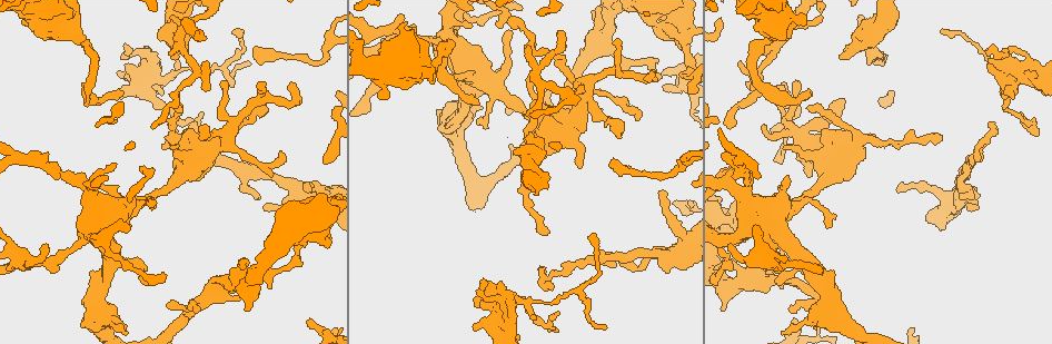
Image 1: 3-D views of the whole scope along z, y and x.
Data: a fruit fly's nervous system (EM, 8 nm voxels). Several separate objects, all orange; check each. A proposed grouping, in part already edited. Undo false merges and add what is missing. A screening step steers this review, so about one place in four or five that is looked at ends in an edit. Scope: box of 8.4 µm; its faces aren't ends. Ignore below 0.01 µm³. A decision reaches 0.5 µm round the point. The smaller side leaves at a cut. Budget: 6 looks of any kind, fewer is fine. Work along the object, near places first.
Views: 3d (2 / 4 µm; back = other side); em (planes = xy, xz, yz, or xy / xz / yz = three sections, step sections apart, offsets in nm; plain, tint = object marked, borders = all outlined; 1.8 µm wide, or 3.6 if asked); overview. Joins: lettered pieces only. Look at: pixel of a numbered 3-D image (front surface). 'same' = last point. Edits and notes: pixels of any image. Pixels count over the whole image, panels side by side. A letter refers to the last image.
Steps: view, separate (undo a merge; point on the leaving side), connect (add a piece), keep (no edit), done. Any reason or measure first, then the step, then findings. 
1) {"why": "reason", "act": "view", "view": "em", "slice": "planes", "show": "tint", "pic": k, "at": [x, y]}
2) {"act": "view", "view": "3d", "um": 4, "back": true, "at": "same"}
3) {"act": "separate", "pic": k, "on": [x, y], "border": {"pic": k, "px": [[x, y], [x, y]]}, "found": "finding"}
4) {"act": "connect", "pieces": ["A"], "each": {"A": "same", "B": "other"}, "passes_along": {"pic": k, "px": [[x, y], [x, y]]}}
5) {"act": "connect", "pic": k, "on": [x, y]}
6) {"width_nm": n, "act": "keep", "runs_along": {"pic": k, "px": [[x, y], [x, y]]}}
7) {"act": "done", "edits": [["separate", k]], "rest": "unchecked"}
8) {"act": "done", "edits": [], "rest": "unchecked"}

{"why": "sharp bend", "act": "view", "view": "3d", "um": 2, "pic": 1, "at": [989, 137]}

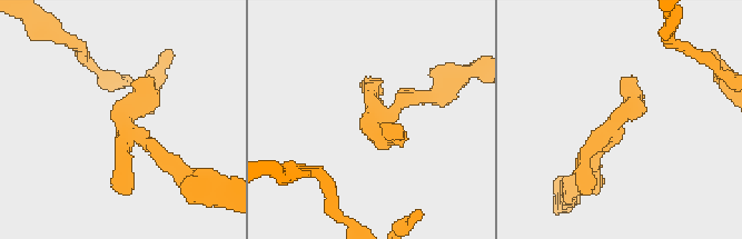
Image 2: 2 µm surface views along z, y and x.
{"act": "view", "view": "em", "slice": "xy", "step": 4, "show": "tint", "pic": 2, "at": [615, 126]}

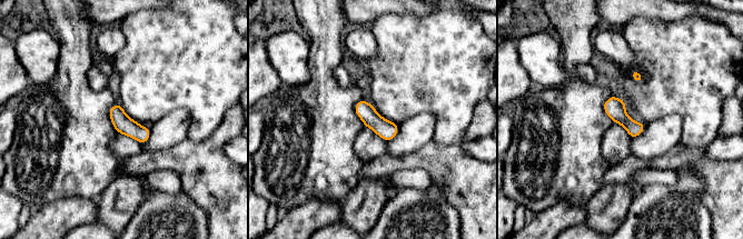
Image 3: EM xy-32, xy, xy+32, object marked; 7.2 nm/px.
{"why": "another direction", "act": "view", "view": "em", "slice": "planes", "show": "borders", "at": "same"}

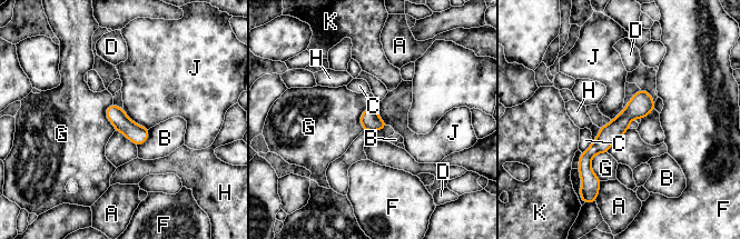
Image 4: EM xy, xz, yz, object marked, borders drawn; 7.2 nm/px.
{"width_nm": 140, "act": "keep", "each": {"A": "other", "B": "other", "C": "other", "D": "other", "F": "other", "G": "other", "H": "other", "J": "other", "K": "other"}, "border": {"pic": 4, "px": [[122, 109], [134, 121], [148, 129]]}, "found": "continuous, no second neuron"}

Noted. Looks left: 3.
{"why": "tapers out", "act": "view", "view": "em", "slice": "yz", "step": 16, "show": "borders", "pic": 1, "at": [896, 192]}

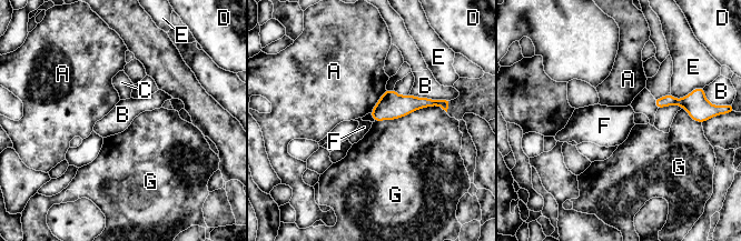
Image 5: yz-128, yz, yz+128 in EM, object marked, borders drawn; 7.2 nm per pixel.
{"longest_contact_nm": ["G", 550], "act": "keep", "each": {"A": "other", "B": "other", "C": "other", "D": "other", "E": "other", "F": "other", "G": "other"}, "border": {"pic": 5, "px": [[409, 93], [446, 101]]}, "found": "no lettered piece goes on from it"}

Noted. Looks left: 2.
{"act": "view", "view": "em", "slice": "yz", "step": 16, "show": "tint", "pic": 1, "at": [124, 91]}

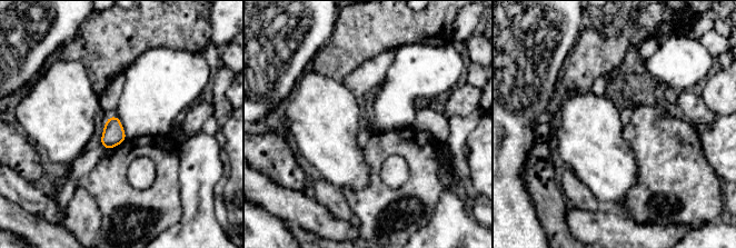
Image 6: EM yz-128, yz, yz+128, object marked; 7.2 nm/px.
{"why": "what lies round it", "act": "view", "view": "em", "slice": "yz", "step": 16, "show": "borders", "at": "same"}

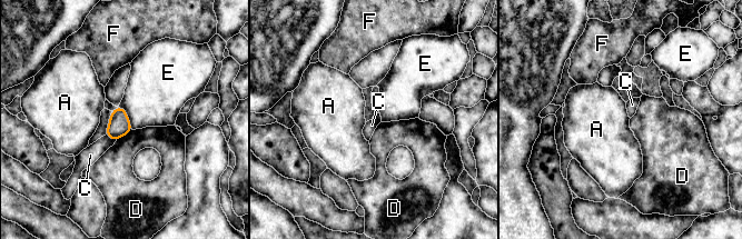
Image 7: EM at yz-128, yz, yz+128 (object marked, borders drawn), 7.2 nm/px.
{"width_nm": 160, "act": "keep", "each": {"A": "other", "C": "other", "D": "other", "E": "other", "F": "other"}, "found": "none of them fits"}

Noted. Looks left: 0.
{"act": "done", "edits": [], "rest": "unchecked"}

